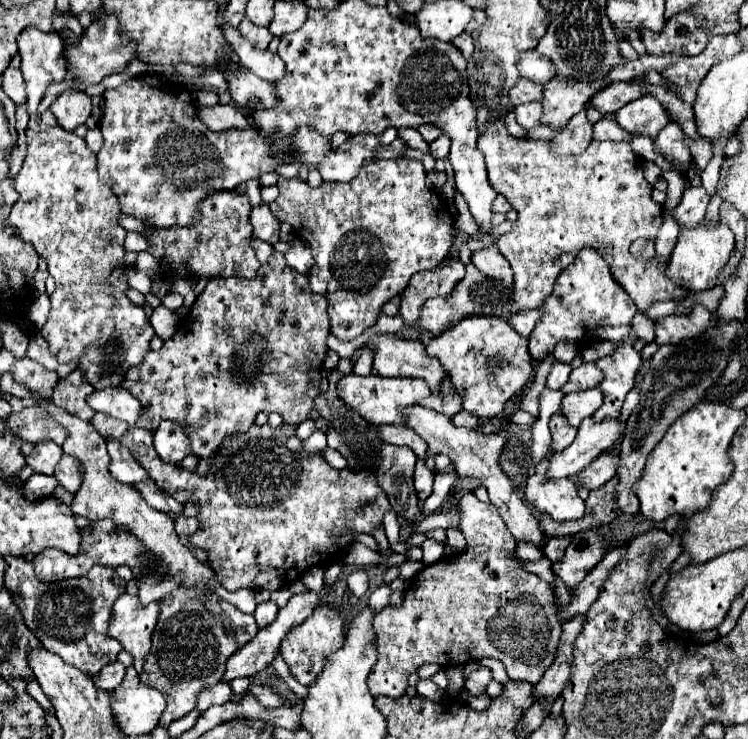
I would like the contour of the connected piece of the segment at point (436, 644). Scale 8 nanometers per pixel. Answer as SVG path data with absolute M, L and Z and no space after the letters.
M465 494L459 502L459 510L459 530L465 534L467 550L443 558L437 564L425 566L407 586L403 604L399 608L383 608L373 620L379 652L377 664L371 668L367 680L369 692L373 696L403 696L409 674L417 672L419 666L429 662L439 664L441 668L451 668L487 656L503 662L511 680L537 684L555 658L555 650L561 636L561 624L557 620L557 604L553 602L551 586L539 576L525 572L511 558L515 554L515 538L503 524L493 504L483 504L475 498L475 494Z

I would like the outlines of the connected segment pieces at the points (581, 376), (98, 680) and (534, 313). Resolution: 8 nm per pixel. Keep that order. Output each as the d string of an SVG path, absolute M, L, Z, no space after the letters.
M583 362L579 368L573 368L573 372L569 376L569 382L561 390L565 394L569 394L569 392L575 392L575 390L597 388L599 380L603 380L601 374L599 374L599 368L595 368L593 362Z
M121 662L117 664L109 664L107 668L103 668L103 672L95 674L95 686L97 688L105 688L105 690L113 690L123 682L125 676L125 666Z
M537 308L537 310L527 310L527 312L517 312L517 314L513 314L513 318L509 320L509 324L515 328L517 334L529 338L529 334L531 334L531 330L535 328L539 316L541 316L539 308Z

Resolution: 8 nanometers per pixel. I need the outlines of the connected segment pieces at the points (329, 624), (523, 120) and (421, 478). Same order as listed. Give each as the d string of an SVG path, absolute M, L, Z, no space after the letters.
M323 604L323 606L315 608L315 612L305 622L301 622L299 626L295 626L287 632L285 640L281 642L279 654L283 656L285 664L289 666L289 672L293 674L293 678L299 684L303 684L303 686L313 684L313 680L321 674L321 670L325 666L325 658L343 648L345 636L347 636L345 622L347 622L347 614L343 610L339 610L337 604Z
M529 102L529 104L517 106L517 108L515 108L515 116L517 116L519 126L523 126L525 130L539 126L539 116L543 114L541 108L543 108L541 102Z
M417 460L417 466L415 466L415 474L413 474L413 480L415 480L415 490L417 490L417 496L419 500L425 500L431 496L433 492L433 472L427 468L425 460Z

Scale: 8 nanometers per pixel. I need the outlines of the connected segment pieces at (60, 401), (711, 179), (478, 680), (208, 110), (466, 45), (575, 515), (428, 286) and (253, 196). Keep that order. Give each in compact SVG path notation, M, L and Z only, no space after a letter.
M81 370L71 372L67 378L59 380L59 384L55 386L55 392L51 396L51 402L59 408L63 408L65 412L69 412L71 416L77 416L81 420L91 420L93 418L93 410L87 406L87 396L91 394L91 384L85 380Z
M731 136L712 143L713 157L707 167L700 173L702 186L709 196L713 196L716 193L716 187L720 178L720 169L724 161L723 146L729 138Z
M479 668L479 670L473 670L467 678L465 678L465 690L473 696L479 696L479 694L485 694L485 686L489 684L491 680L491 670L489 668Z
M203 106L197 110L201 122L211 132L221 132L225 128L245 128L249 126L249 118L237 106Z
M467 32L459 34L455 40L451 40L451 44L455 44L465 58L469 58L469 56L473 54L473 38L471 38L471 34L467 34Z
M547 454L541 464L537 464L535 476L531 476L531 478L525 482L523 500L525 500L527 504L535 506L535 510L549 514L555 522L579 520L579 518L585 514L585 502L579 498L577 488L575 488L567 478L563 478L563 480L551 480L551 482L549 482L549 480L543 480L543 472L547 470L547 458L551 458L551 454Z
M451 248L447 254L447 262L431 272L419 272L411 278L411 284L401 292L399 314L407 326L415 326L419 318L419 308L425 300L443 296L447 298L459 280L465 276L465 264L459 260L459 252Z
M249 180L249 182L243 182L243 184L239 184L237 192L243 192L243 194L247 194L253 206L259 206L259 204L261 204L261 194L259 194L259 182L257 182L257 180Z

